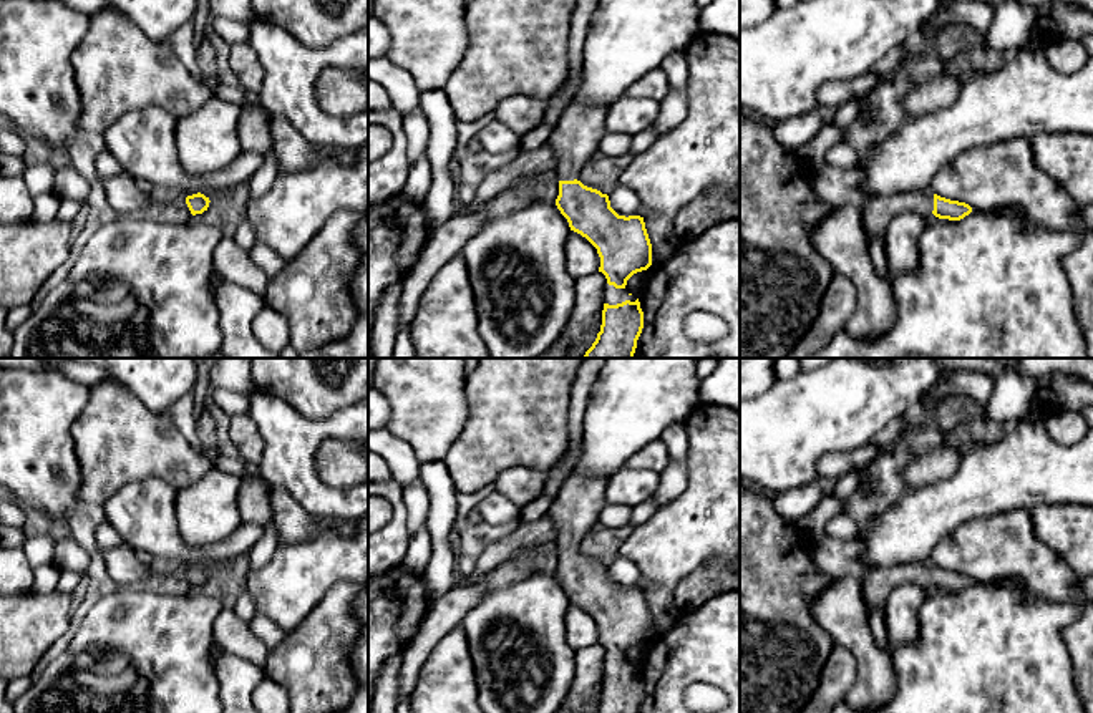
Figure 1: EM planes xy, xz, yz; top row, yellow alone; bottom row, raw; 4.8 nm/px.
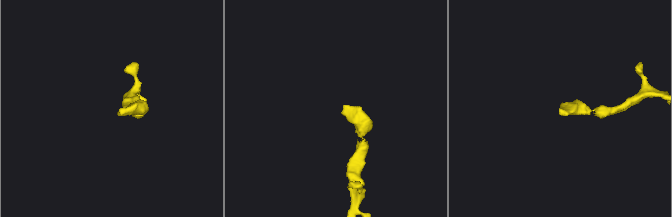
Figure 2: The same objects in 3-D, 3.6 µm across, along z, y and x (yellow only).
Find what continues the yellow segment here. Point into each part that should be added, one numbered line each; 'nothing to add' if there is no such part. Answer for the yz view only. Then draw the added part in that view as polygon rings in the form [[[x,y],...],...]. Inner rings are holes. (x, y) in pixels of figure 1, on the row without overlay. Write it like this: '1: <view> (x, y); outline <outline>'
1: yz (876, 586); outline [[[911,562],[889,567],[879,567],[866,574],[861,580],[861,590],[866,600],[866,610],[884,607],[891,592],[901,584],[916,584],[929,587],[934,582],[934,564]]]

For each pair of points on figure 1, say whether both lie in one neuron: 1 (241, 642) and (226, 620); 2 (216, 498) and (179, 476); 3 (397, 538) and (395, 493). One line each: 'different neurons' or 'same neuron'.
1: same neuron
2: different neurons
3: same neuron

